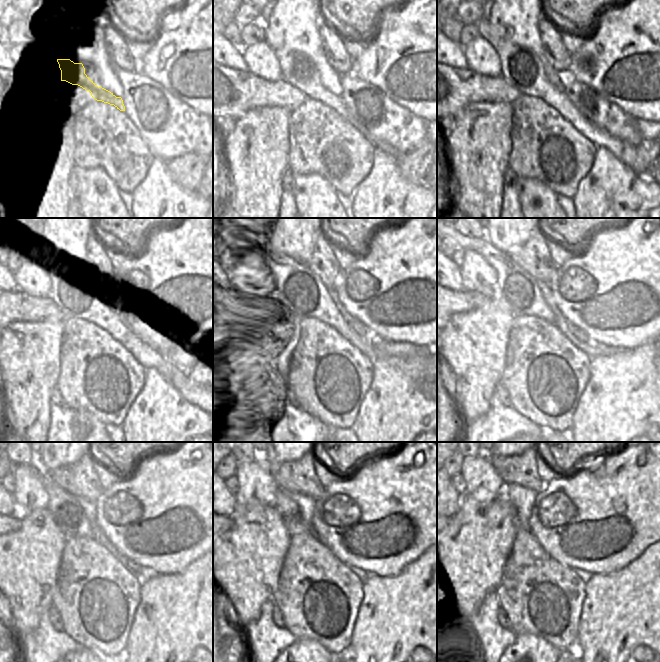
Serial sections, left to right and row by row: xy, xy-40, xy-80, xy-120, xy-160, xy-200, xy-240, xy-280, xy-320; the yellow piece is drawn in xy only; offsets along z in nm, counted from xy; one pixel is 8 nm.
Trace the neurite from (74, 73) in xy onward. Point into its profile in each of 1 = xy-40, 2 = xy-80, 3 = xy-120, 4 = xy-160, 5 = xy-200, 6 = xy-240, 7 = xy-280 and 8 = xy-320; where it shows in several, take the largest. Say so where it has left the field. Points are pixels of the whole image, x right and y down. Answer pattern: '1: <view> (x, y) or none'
1: xy-40 (297, 69)
2: xy-80 (520, 67)
3: xy-120 (75, 294)
4: xy-160 (293, 287)
5: xy-200 (520, 290)
6: xy-240 (65, 508)
7: xy-280 (290, 512)
8: xy-320 (512, 510)

